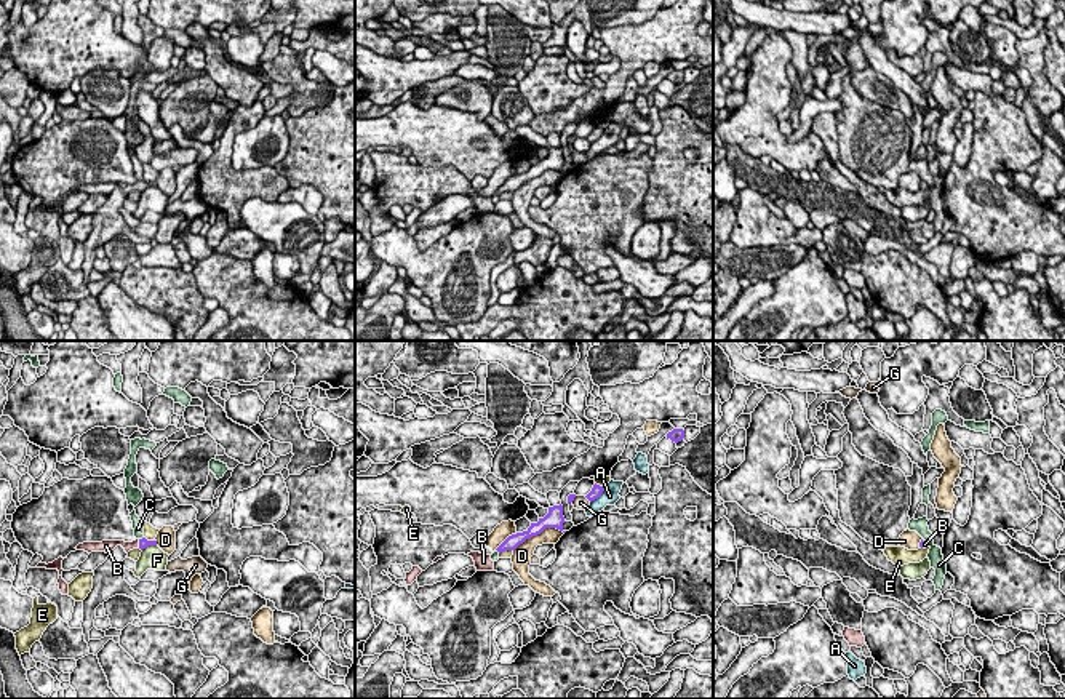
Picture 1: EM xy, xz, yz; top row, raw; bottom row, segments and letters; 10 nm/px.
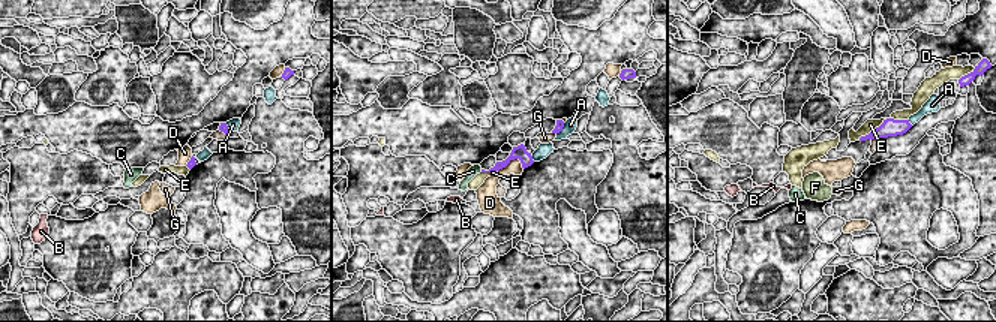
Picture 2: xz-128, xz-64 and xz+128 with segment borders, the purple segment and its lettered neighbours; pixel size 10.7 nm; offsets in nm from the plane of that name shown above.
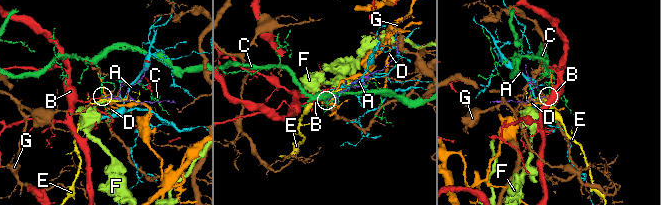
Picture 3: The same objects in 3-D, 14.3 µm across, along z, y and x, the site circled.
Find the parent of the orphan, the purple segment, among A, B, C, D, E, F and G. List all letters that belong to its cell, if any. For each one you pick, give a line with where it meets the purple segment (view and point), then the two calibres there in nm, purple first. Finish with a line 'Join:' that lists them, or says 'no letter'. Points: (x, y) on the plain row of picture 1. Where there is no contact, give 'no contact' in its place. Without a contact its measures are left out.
B: xy (139, 186) | 100/100 nm
Join: B

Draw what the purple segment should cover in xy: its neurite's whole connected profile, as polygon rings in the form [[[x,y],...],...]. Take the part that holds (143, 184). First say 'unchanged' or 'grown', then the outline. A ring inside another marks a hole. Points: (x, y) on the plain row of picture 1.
grown; [[[142,179],[142,181],[136,181],[133,184],[125,184],[125,182],[83,184],[83,186],[78,186],[75,190],[85,192],[88,195],[91,195],[91,194],[110,195],[117,187],[122,187],[125,190],[125,194],[128,195],[133,190],[142,192],[149,187],[157,187],[157,182],[147,182],[146,179]]]

